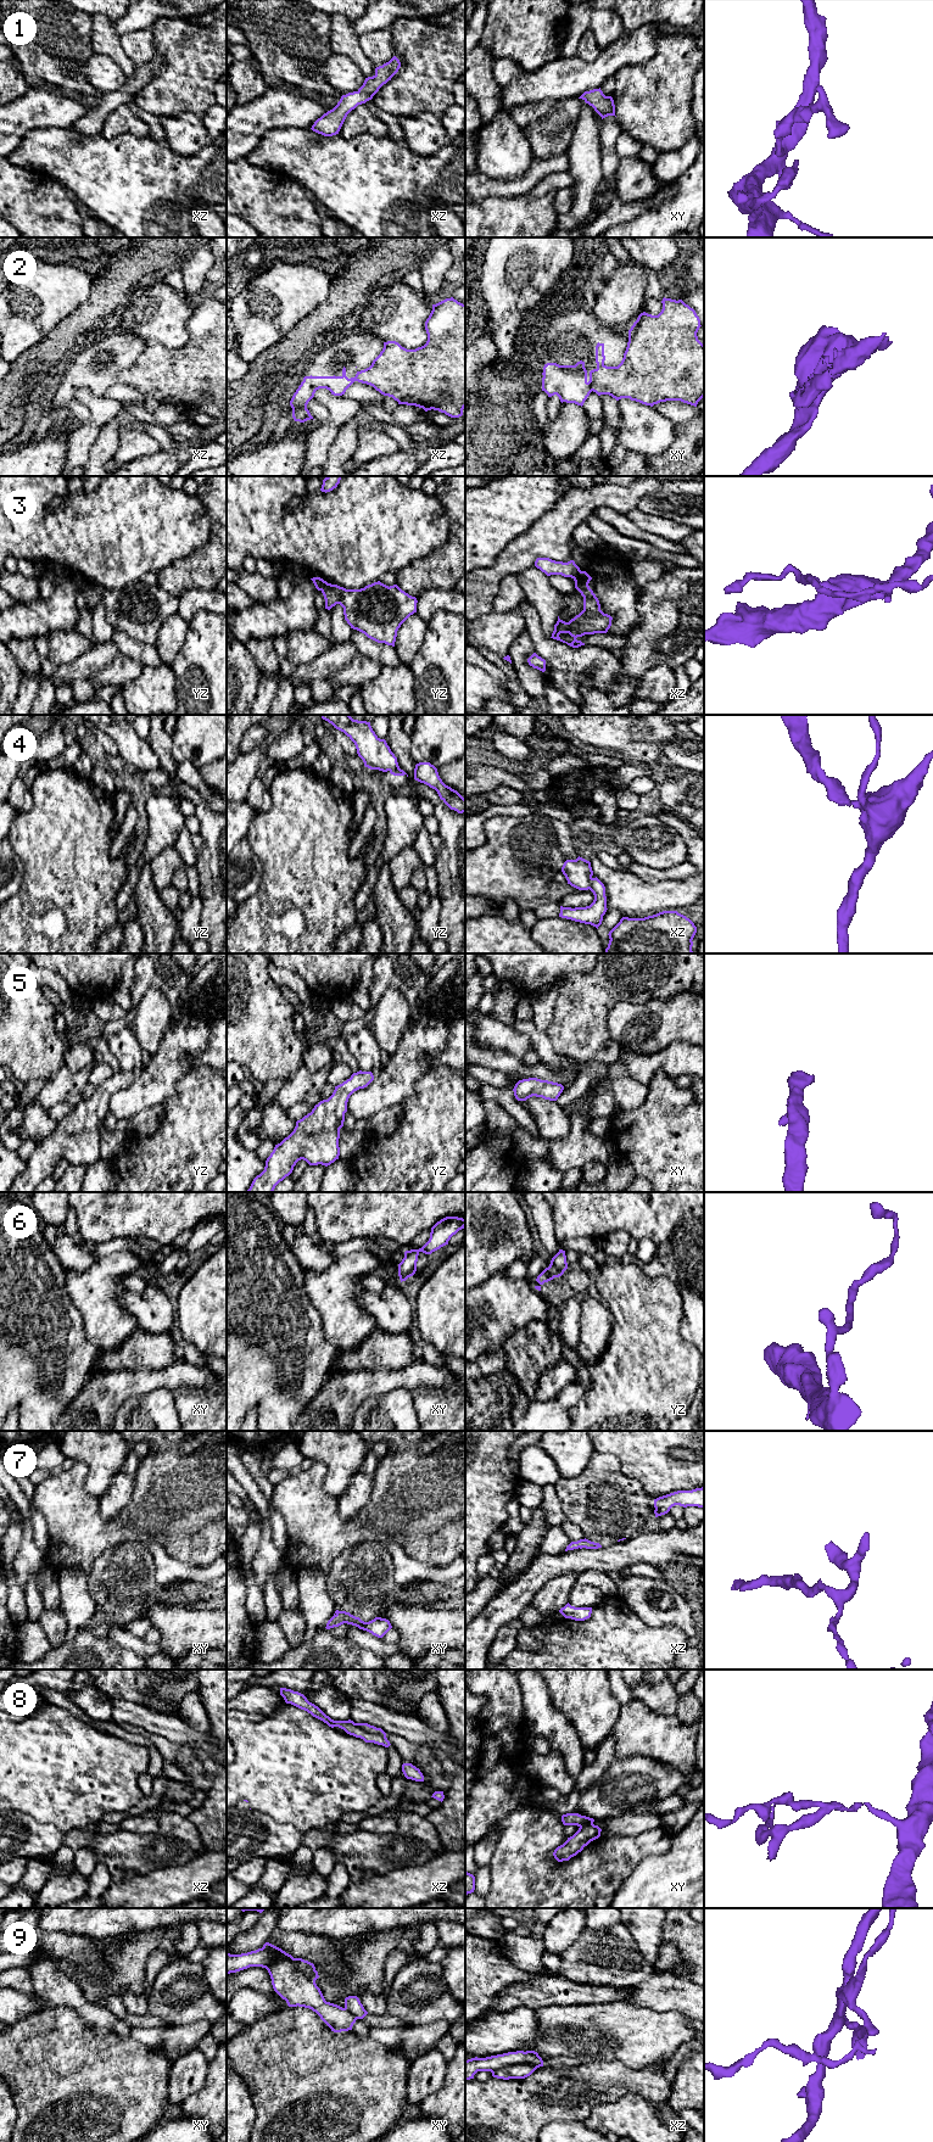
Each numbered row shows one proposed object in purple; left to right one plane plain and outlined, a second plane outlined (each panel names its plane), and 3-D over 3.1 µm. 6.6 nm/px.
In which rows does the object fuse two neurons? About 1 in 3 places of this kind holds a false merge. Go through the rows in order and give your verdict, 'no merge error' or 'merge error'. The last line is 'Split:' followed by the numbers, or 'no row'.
1: no merge error
2: merge error
3: merge error
4: merge error
5: no merge error
6: no merge error
7: no merge error
8: merge error
9: merge error
Split: 2, 3, 4, 8, 9

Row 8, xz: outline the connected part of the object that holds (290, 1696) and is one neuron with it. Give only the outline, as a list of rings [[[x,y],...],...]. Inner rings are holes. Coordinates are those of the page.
[[[280,1688],[280,1695],[284,1698],[286,1704],[291,1704],[301,1710],[307,1711],[313,1717],[323,1721],[329,1727],[339,1727],[343,1729],[347,1734],[353,1735],[356,1738],[363,1739],[365,1743],[374,1743],[378,1745],[382,1745],[385,1747],[389,1747],[391,1744],[387,1740],[386,1735],[379,1735],[374,1733],[368,1733],[363,1730],[359,1726],[357,1726],[353,1721],[334,1721],[329,1716],[326,1716],[318,1706],[309,1702],[307,1698],[298,1693],[294,1691],[291,1689]]]

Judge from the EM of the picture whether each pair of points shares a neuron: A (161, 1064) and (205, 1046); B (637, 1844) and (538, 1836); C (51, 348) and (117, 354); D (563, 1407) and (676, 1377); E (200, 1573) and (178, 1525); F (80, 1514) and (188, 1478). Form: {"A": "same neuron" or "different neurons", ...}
{"A": "same neuron", "B": "same neuron", "C": "same neuron", "D": "different neurons", "E": "different neurons", "F": "same neuron"}

